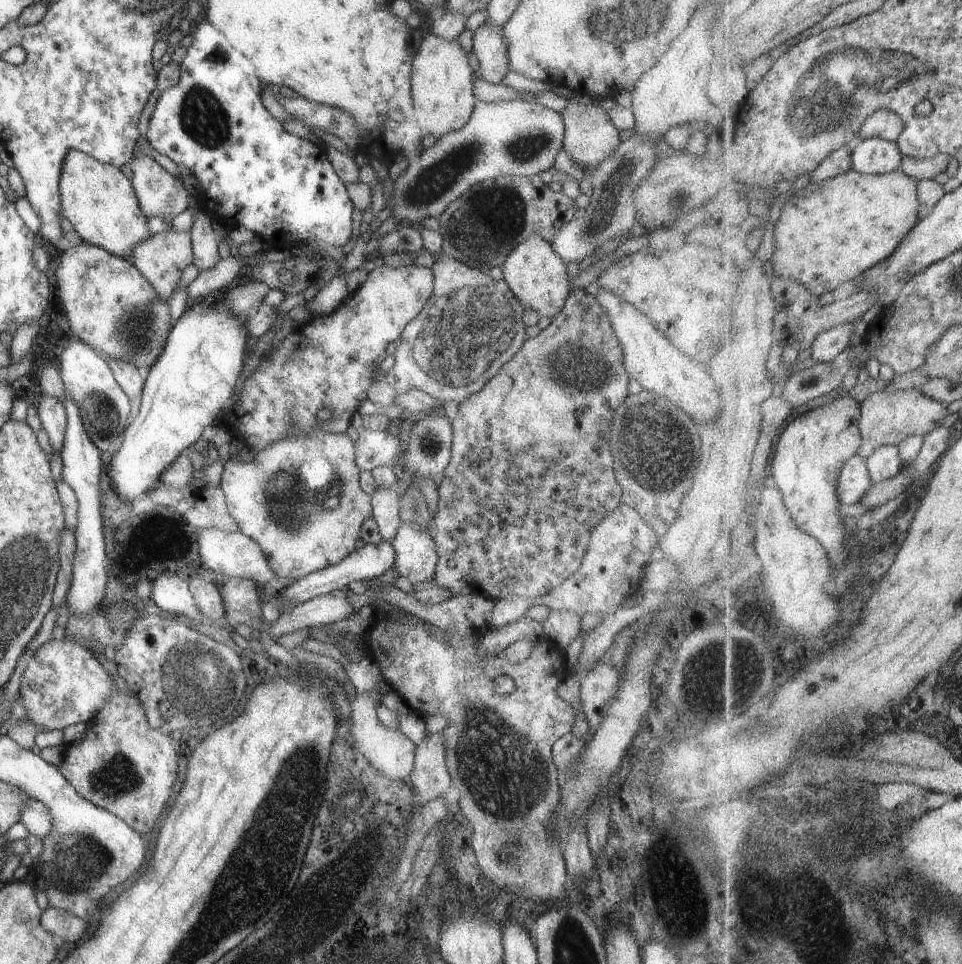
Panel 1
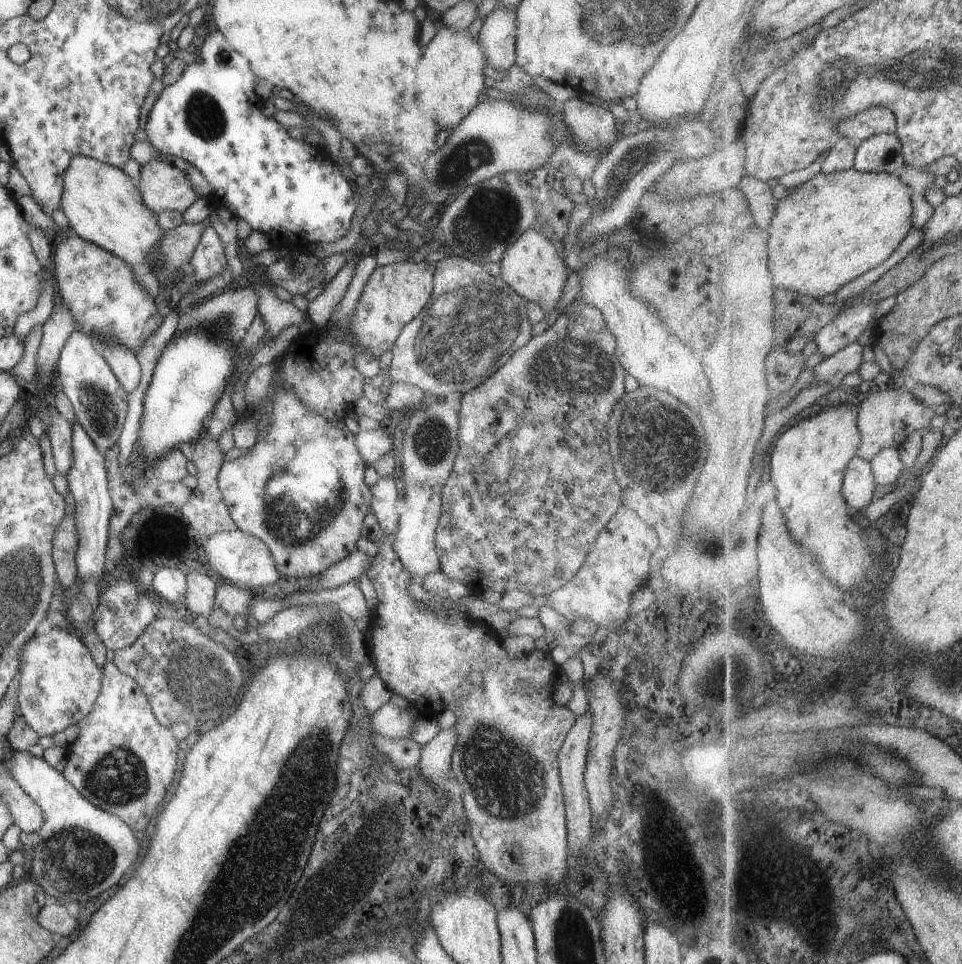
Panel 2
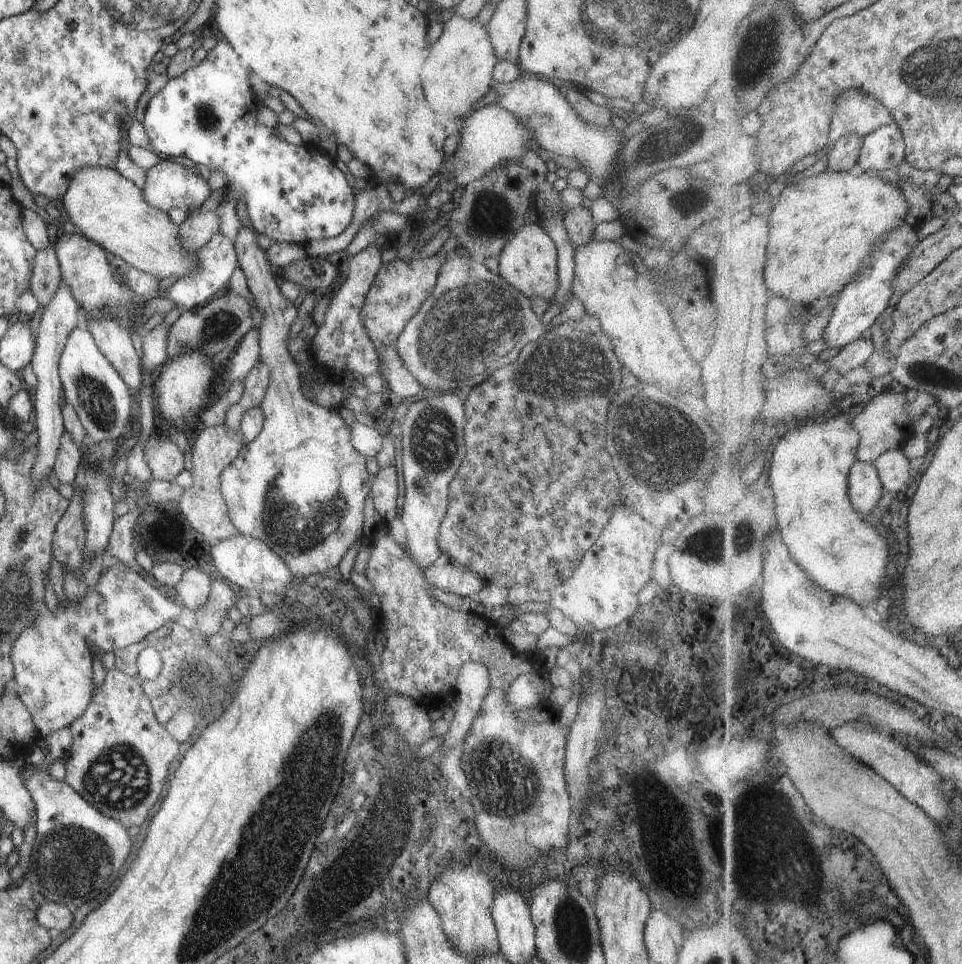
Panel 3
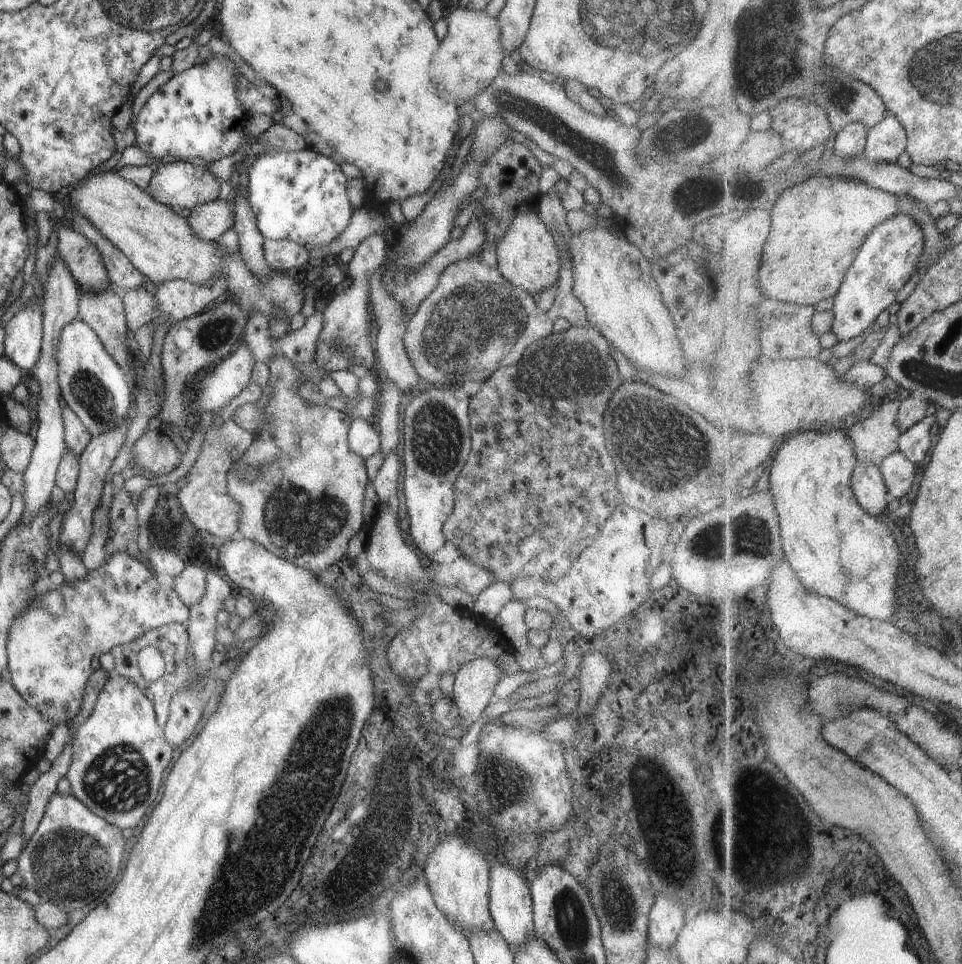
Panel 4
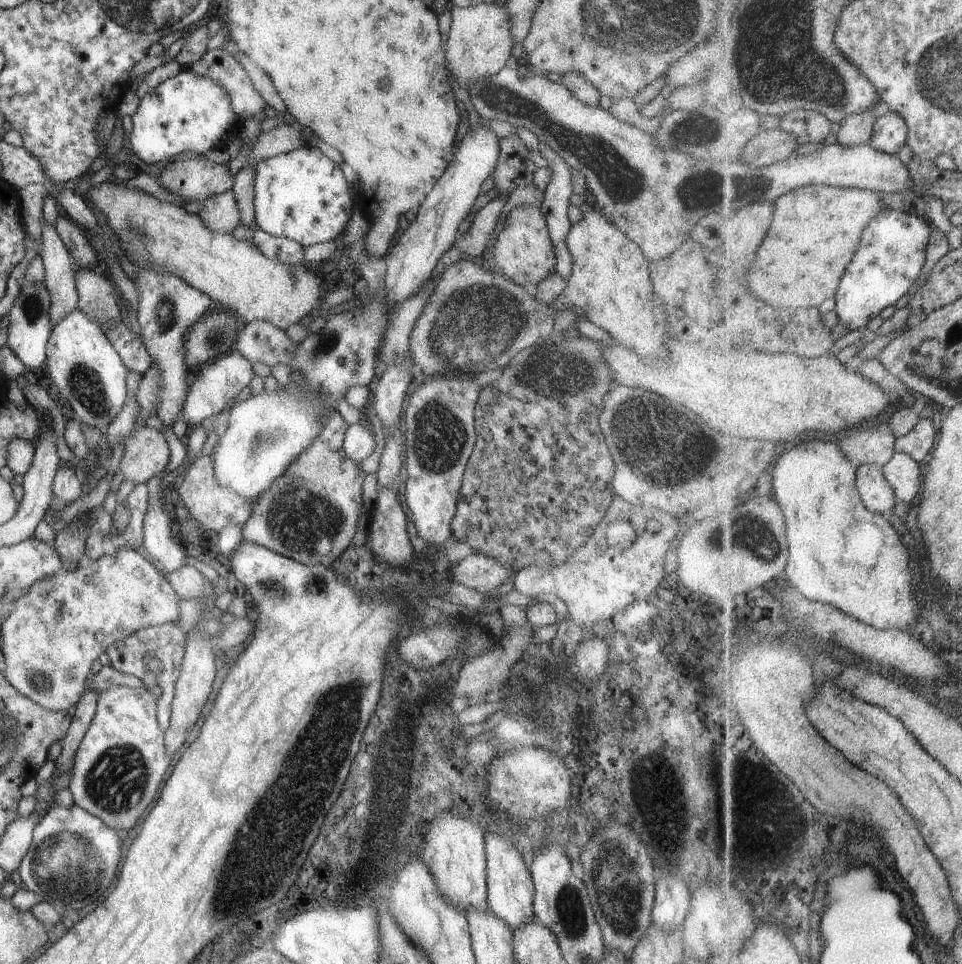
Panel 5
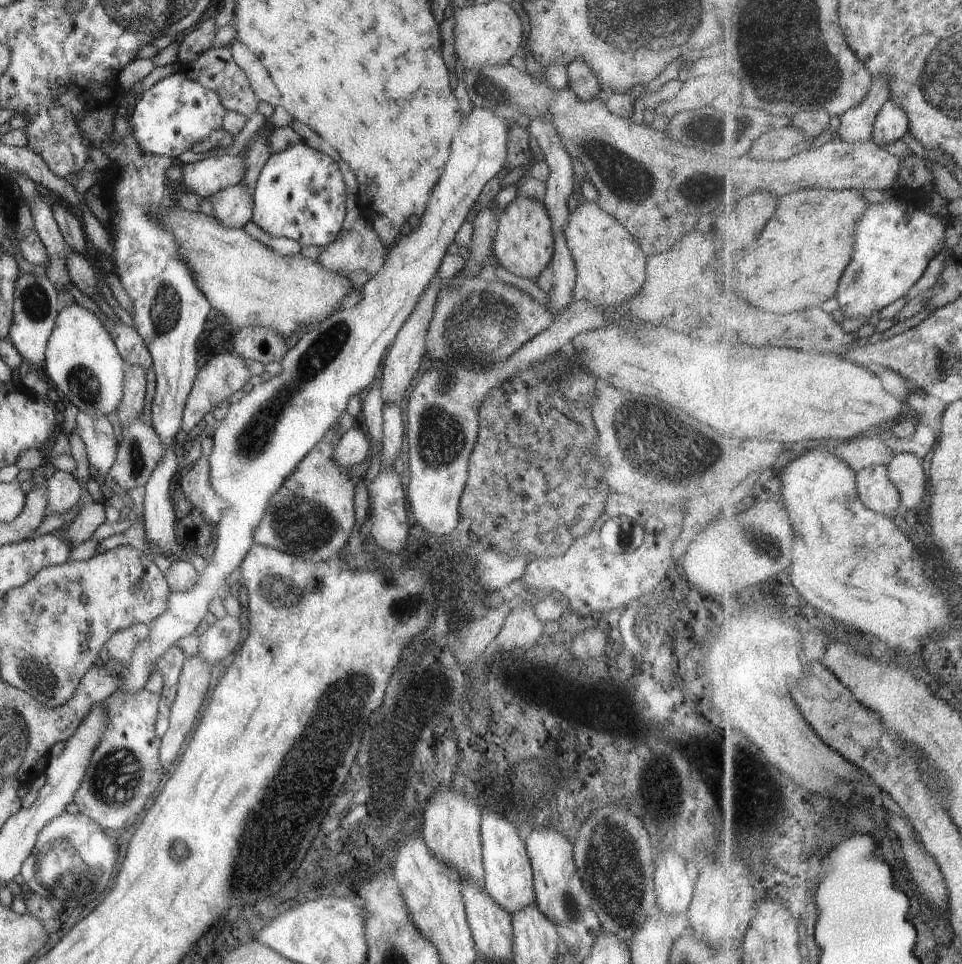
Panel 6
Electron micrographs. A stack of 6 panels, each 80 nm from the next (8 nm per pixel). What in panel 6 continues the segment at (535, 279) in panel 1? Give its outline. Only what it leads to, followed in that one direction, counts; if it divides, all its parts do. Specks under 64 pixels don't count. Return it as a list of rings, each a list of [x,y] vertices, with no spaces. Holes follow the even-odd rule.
[[[515,196],[499,210],[491,250],[495,261],[519,278],[535,278],[550,263],[554,249],[551,223],[542,203]]]

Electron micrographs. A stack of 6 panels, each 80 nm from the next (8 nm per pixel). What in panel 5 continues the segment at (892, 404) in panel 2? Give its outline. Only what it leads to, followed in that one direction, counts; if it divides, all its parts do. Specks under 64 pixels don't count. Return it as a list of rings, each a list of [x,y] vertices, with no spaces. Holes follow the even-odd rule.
[[[890,418],[887,423],[879,423],[877,426],[855,427],[851,434],[845,434],[845,436],[839,438],[837,442],[840,449],[852,460],[857,468],[868,464],[880,465],[883,468],[895,456],[896,440],[898,438],[891,429],[889,422]]]

